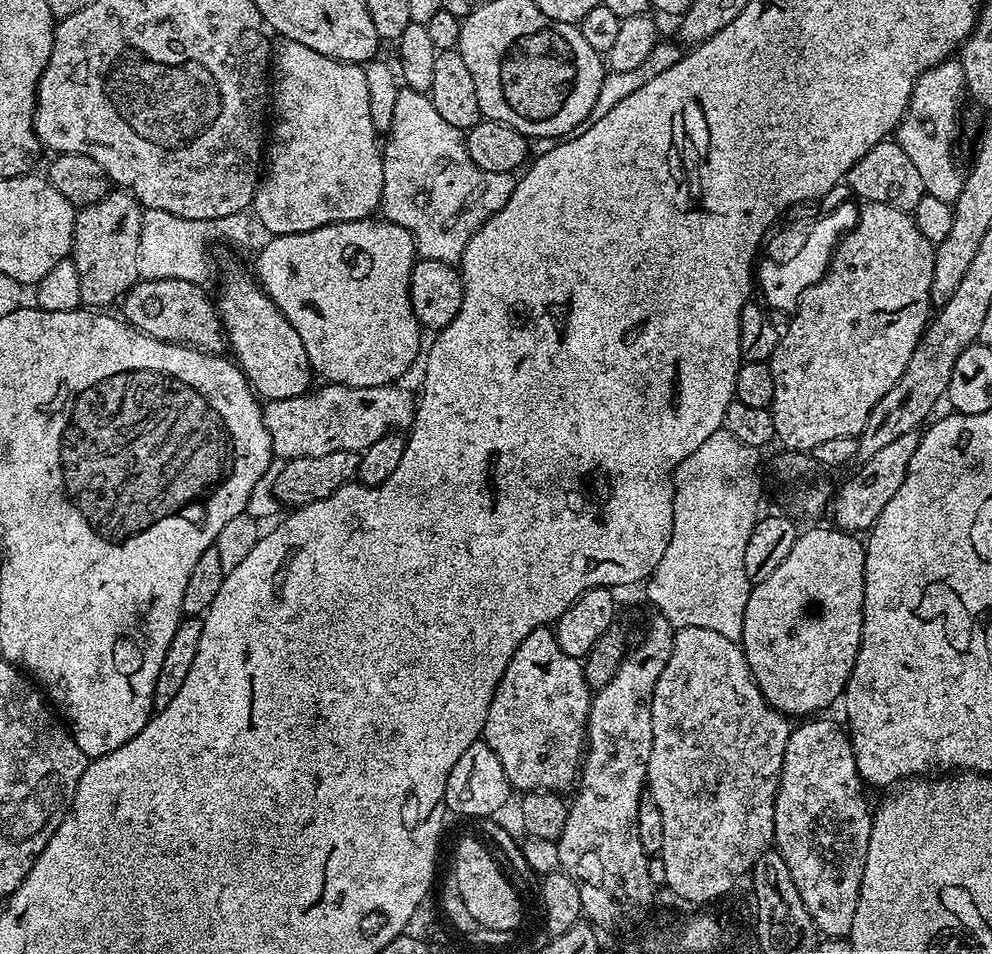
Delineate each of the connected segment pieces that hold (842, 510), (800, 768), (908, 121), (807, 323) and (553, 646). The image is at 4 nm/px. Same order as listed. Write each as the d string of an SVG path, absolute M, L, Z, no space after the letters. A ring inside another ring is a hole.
M916 432L901 434L895 442L890 442L878 454L863 461L860 469L839 489L835 489L830 501L831 523L835 527L853 534L864 534L871 529L873 522L882 514L886 502L894 498L898 486L902 486L902 478L906 478L906 470L910 466L910 458L914 458L914 450L918 450L920 436Z
M824 718L805 719L788 733L774 808L772 839L775 851L780 852L786 866L790 866L794 886L798 886L802 902L806 902L806 910L810 910L817 933L824 938L844 938L851 933L858 906L874 812L871 807L868 809L868 800L864 797L866 785L852 753L852 737L834 721L820 719Z
M949 58L940 64L935 64L916 79L906 114L902 118L900 127L894 133L896 143L902 146L902 150L906 150L910 162L914 162L914 166L918 166L918 174L922 178L925 193L934 198L942 198L942 202L947 204L956 201L964 185L964 176L956 169L956 156L952 153L952 143L956 140L956 115L960 112L959 96L963 97L965 92L964 68L960 65L959 59Z
M864 202L859 205L857 224L844 233L824 276L801 295L799 307L791 313L789 320L792 321L788 324L788 332L786 328L774 350L772 359L767 361L768 369L774 374L774 398L770 411L774 418L776 440L784 443L785 449L808 454L811 453L814 446L826 442L829 438L859 437L860 431L864 429L870 418L870 410L874 410L874 406L878 406L878 402L882 398L886 398L886 394L890 394L894 382L898 382L898 378L902 378L902 370L906 370L906 362L910 362L910 354L914 354L921 334L930 323L930 313L934 308L932 283L934 282L935 257L935 247L922 235L922 230L918 230L918 226L912 221L909 213L885 204Z
M551 627L535 628L522 638L522 646L514 650L510 666L506 666L506 674L502 674L494 690L482 737L483 743L498 754L498 762L502 762L502 770L506 770L506 778L513 789L521 793L542 791L564 794L568 787L571 789L577 783L586 751L588 715L593 695L593 689L589 688L584 677L583 663L562 651Z

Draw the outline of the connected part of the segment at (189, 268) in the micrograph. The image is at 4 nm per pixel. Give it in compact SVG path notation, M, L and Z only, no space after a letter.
M147 209L142 218L142 234L138 246L138 270L142 280L161 280L162 278L178 278L186 282L194 282L198 285L205 283L208 276L208 247L215 240L225 240L228 244L244 244L252 236L254 224L251 219L247 220L244 212L230 214L226 218L217 220L187 220L178 218L174 214L166 214L166 210Z

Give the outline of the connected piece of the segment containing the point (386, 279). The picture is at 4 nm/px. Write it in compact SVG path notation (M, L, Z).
M369 218L366 220L351 220L350 222L338 222L337 224L327 224L322 226L318 230L310 230L309 232L303 232L302 234L290 234L289 236L272 236L269 239L269 244L261 250L256 256L256 272L254 271L255 279L258 281L261 288L263 288L265 294L269 296L272 301L278 306L278 310L282 310L282 314L290 322L290 326L294 326L294 330L298 330L298 338L302 338L302 346L306 346L306 354L308 355L308 361L312 364L313 373L319 374L320 372L325 377L323 378L327 383L330 384L345 384L346 386L354 386L355 388L365 388L366 386L382 386L383 384L394 384L397 383L401 378L408 372L408 367L417 360L422 352L422 344L420 348L420 332L422 333L422 325L420 320L414 314L412 309L412 303L410 302L410 294L408 293L408 287L410 286L410 274L412 273L412 267L417 262L416 247L412 241L412 235L406 230L402 230L402 226L392 224L388 220L383 218Z

